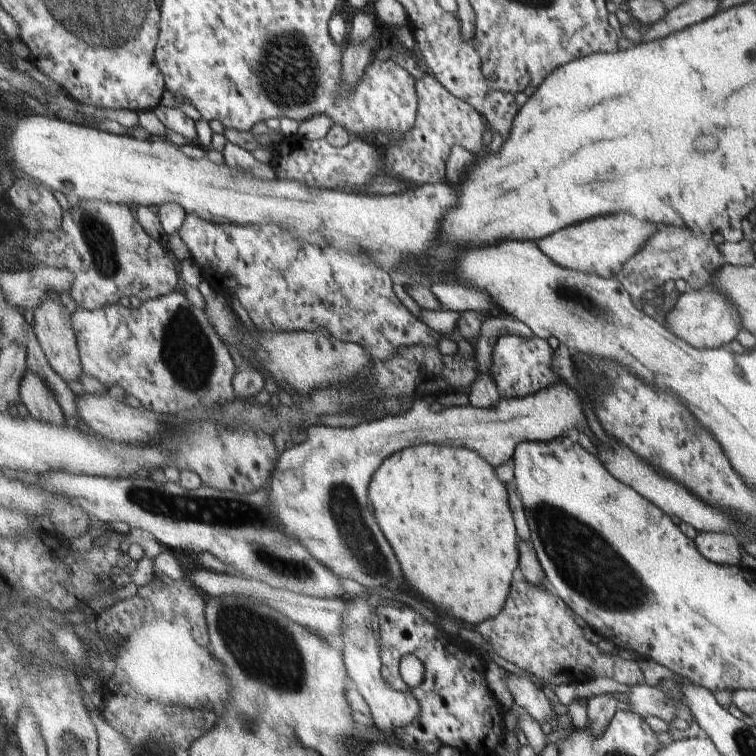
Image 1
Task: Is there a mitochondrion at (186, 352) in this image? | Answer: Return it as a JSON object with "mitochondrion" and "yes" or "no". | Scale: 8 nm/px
{"mitochondrion":"yes"}

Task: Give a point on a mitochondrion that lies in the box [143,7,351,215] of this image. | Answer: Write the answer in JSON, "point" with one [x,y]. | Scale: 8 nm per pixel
{"point":[286,68]}

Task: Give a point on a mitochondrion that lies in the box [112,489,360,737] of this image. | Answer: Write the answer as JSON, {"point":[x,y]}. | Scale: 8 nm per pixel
{"point":[264,648]}

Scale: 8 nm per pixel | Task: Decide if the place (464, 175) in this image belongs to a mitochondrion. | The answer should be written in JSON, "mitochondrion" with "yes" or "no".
{"mitochondrion":"no"}

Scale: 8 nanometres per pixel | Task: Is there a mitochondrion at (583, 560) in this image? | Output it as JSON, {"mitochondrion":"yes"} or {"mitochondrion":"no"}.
{"mitochondrion":"yes"}

